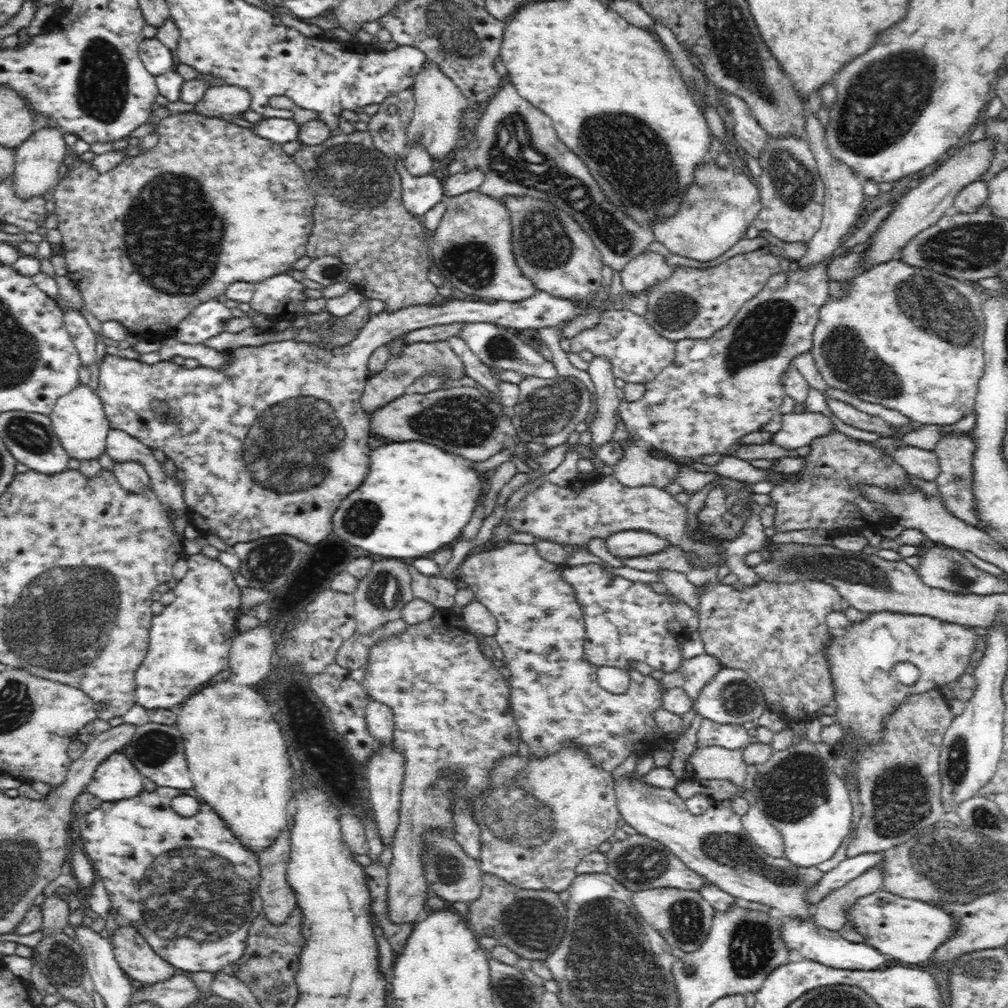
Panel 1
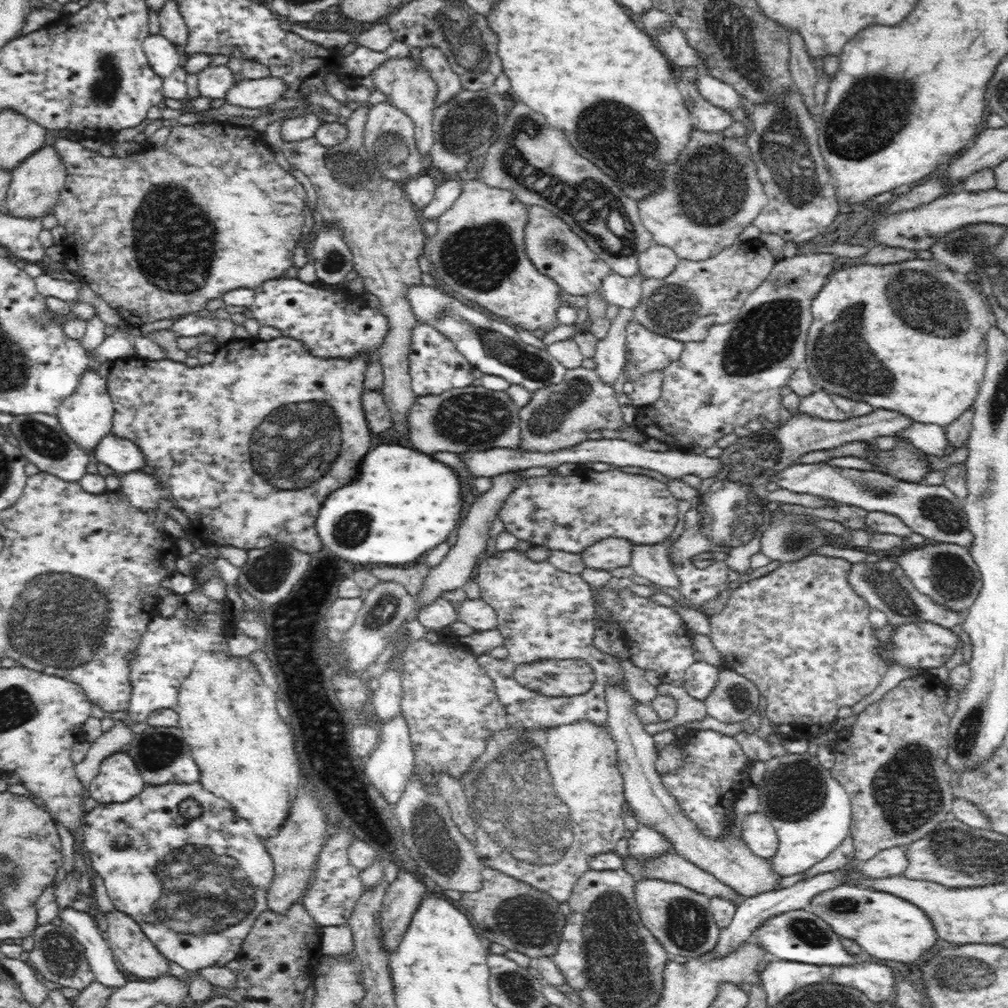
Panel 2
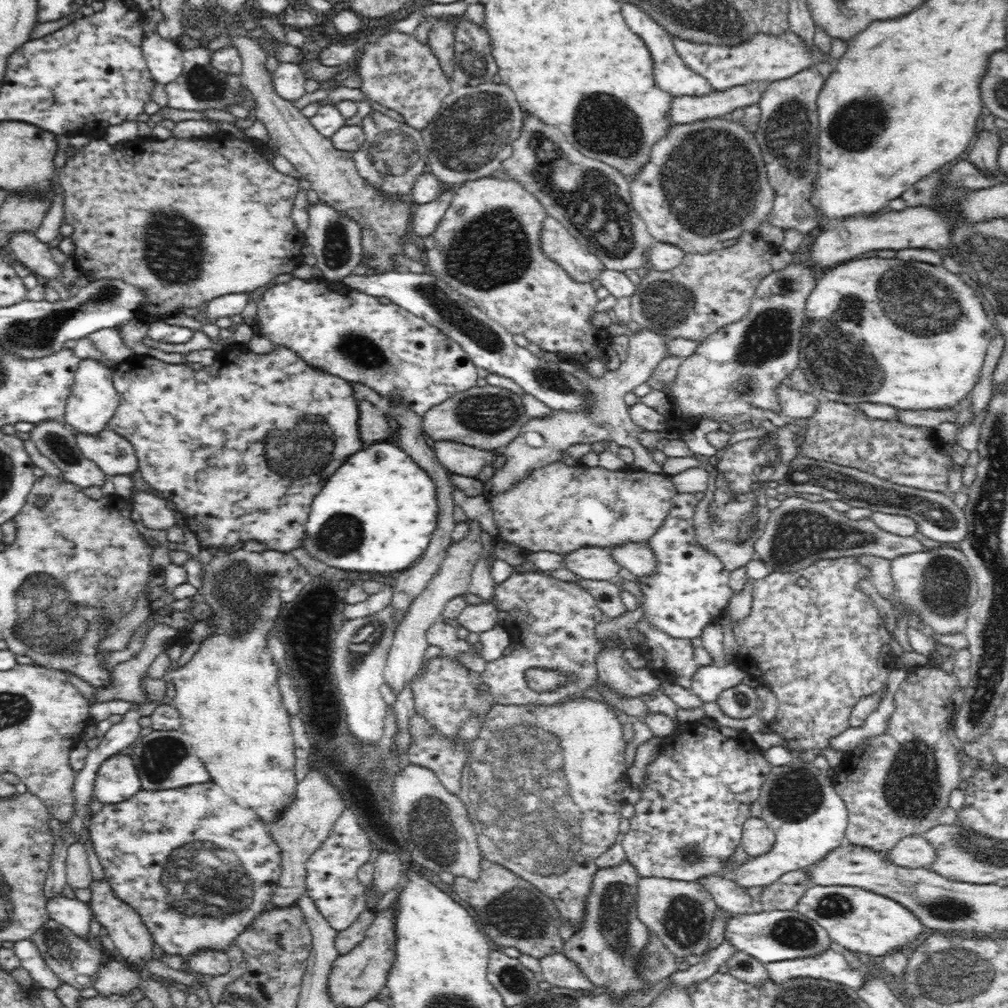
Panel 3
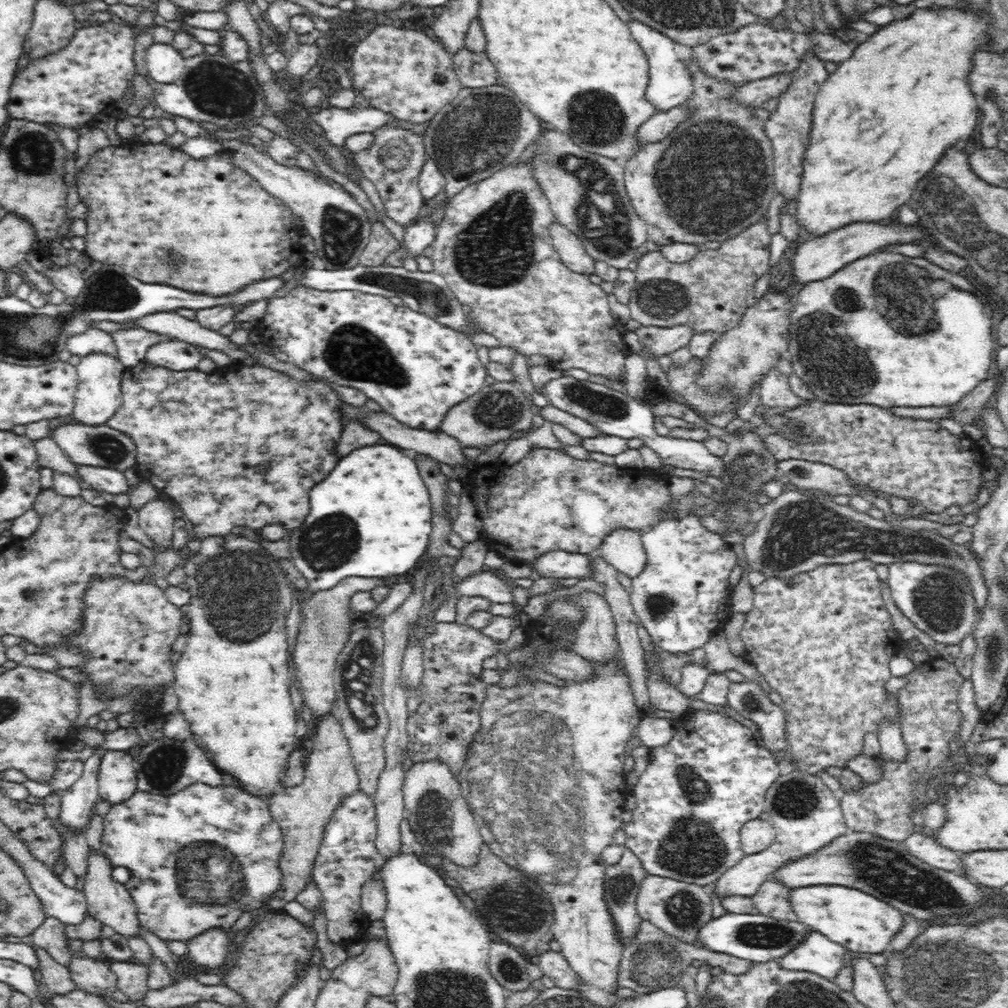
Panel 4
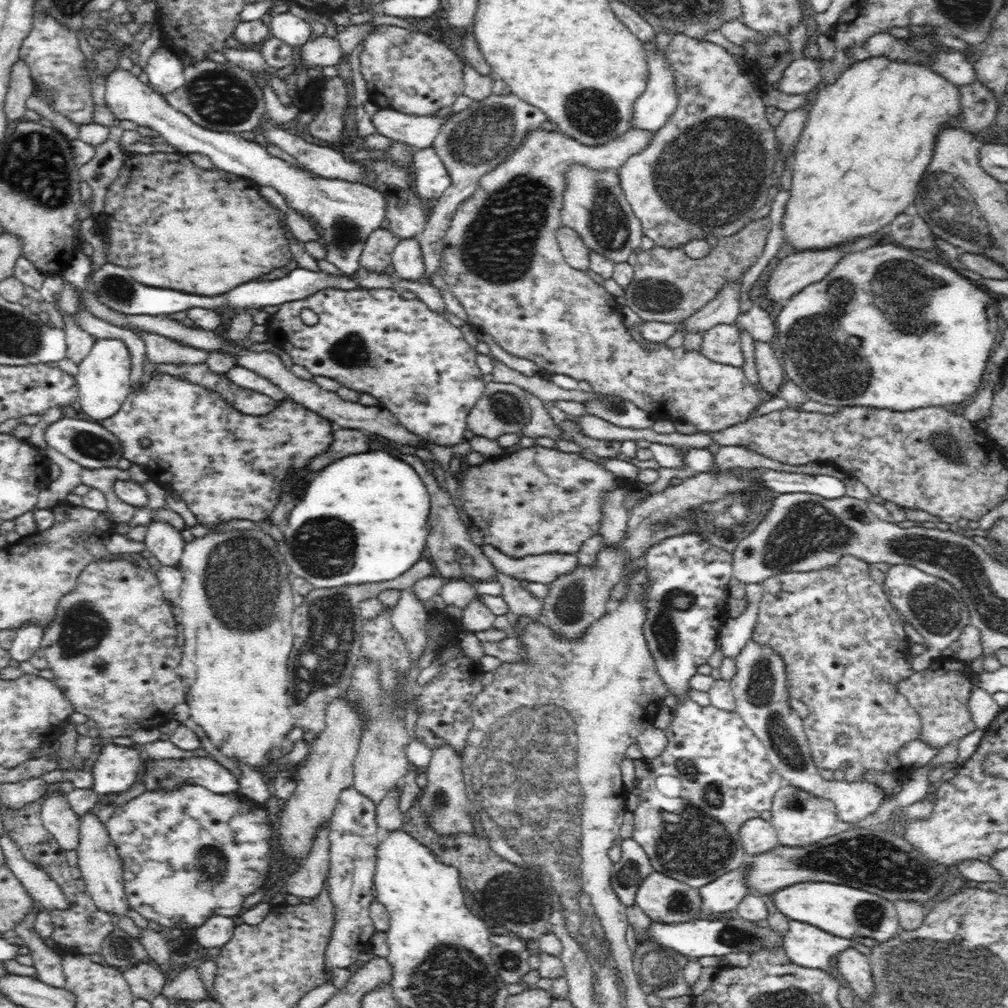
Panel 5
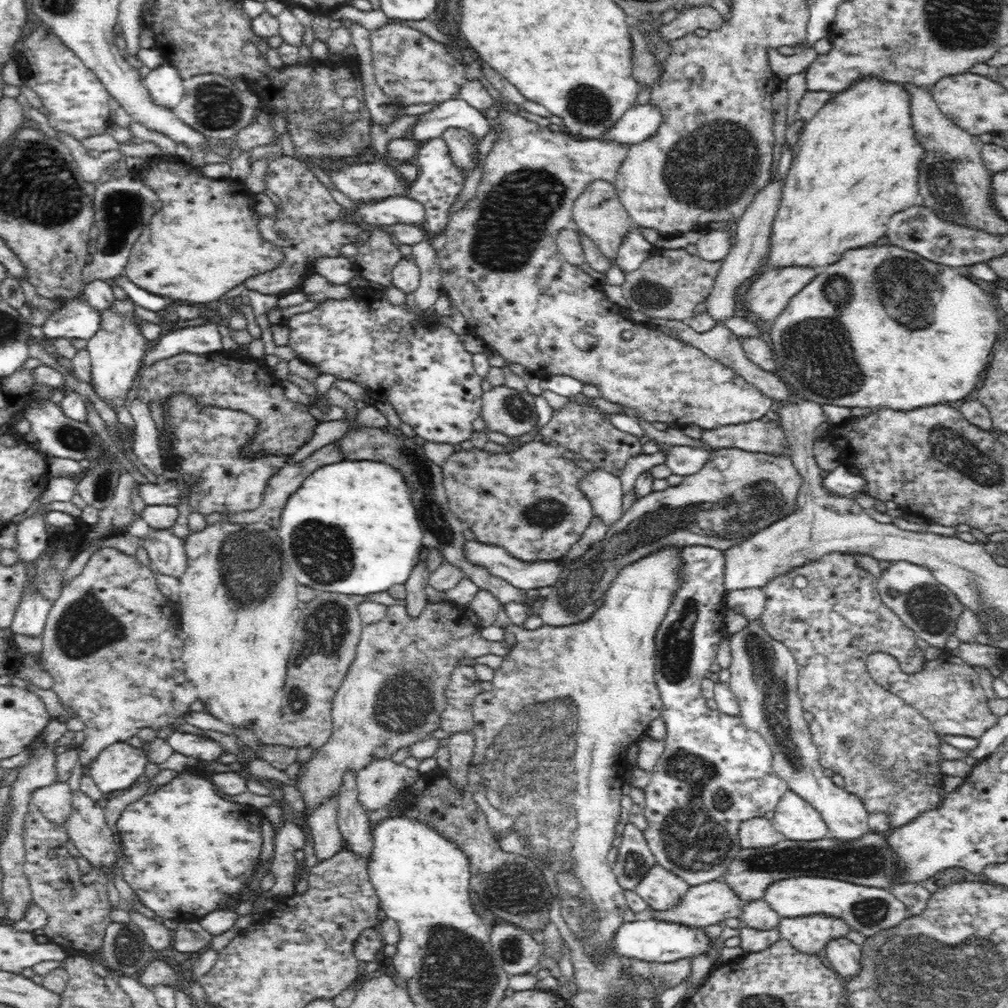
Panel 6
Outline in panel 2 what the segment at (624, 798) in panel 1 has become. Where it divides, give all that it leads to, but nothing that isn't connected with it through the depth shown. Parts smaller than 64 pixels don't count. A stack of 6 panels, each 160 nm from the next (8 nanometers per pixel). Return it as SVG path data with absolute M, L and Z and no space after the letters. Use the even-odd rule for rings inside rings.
M623 679L617 684L609 684L605 696L607 726L617 748L625 801L628 803L628 808L634 812L636 820L658 831L660 835L664 835L681 857L713 874L720 882L730 886L743 898L770 892L770 890L780 890L778 884L782 877L774 873L769 859L756 856L746 845L746 841L736 838L732 832L722 834L722 838L718 840L711 840L703 834L702 830L699 830L698 825L686 817L686 813L682 813L678 801L670 795L662 783L661 774L656 767L659 753L657 753L652 735L644 730L642 722L639 721L635 709L637 702L630 695L626 680Z

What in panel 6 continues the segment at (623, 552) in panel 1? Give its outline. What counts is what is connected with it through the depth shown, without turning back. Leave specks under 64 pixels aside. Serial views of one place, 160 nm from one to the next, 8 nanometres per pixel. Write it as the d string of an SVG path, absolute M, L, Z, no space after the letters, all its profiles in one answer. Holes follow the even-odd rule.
M478 540L466 541L464 548L469 562L486 568L492 576L524 591L555 586L566 568L552 560L524 562L501 546L487 545Z

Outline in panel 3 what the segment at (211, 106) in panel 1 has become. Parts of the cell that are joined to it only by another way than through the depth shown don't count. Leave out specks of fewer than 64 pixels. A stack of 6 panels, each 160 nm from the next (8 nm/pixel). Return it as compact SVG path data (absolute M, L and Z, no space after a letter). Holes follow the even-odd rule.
M280 63L272 75L274 91L286 101L296 101L307 93L305 90L307 75L299 63Z

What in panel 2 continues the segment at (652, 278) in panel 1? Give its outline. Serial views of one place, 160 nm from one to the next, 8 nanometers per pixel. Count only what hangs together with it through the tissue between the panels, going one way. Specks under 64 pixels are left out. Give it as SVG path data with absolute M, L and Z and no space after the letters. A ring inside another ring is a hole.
M653 244L650 248L639 250L636 253L638 272L644 278L666 278L674 272L680 258L667 246Z

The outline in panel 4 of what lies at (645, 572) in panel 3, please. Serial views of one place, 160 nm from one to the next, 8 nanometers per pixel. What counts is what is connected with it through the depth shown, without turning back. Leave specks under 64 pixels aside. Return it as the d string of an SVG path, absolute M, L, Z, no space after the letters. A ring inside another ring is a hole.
M618 528L604 538L597 553L606 563L631 579L639 576L647 564L647 553L641 541L642 533L629 528Z

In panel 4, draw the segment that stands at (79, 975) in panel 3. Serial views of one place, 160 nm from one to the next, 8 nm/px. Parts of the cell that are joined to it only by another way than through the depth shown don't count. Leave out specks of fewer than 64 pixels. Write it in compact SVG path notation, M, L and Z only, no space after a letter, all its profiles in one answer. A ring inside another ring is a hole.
M47 916L44 922L30 935L29 941L36 946L46 949L49 955L60 964L68 967L74 956L85 956L83 951L74 952L68 945L68 937L64 933L64 923L57 918Z

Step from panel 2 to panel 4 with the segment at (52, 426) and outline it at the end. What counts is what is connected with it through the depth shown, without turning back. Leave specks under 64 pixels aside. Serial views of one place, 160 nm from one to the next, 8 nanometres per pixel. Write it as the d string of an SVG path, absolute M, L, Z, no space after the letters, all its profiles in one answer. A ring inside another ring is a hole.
M75 464L77 475L97 491L110 494L129 494L129 485L124 473L114 469Z

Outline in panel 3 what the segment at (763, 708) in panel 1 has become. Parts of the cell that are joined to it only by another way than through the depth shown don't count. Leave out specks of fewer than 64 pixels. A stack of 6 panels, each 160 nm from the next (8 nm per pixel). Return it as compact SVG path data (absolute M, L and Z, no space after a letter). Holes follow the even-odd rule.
M741 683L724 690L717 703L722 712L730 718L750 718L759 710L757 700L755 690Z

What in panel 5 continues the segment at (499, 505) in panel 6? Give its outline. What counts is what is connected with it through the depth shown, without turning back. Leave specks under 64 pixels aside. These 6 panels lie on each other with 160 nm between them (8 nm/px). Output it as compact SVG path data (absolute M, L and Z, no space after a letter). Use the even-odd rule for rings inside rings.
M536 444L530 448L512 449L512 454L506 458L487 459L480 465L473 465L461 480L459 470L455 478L459 483L461 508L482 532L484 542L516 559L540 554L577 554L582 542L590 536L601 534L602 500L606 492L614 488L628 490L623 500L628 511L644 499L632 497L630 484L616 477L604 464L598 463L597 459L590 455L563 452Z

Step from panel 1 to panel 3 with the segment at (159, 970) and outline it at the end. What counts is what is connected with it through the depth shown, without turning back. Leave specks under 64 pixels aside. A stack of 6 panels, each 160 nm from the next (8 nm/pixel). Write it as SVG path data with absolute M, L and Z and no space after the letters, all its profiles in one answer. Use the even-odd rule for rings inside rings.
M105 879L103 881L93 881L89 888L91 890L89 905L93 912L92 914L101 926L107 928L108 936L114 943L115 950L117 950L115 957L136 969L143 968L142 964L144 962L157 958L153 949L155 942L152 940L150 931L143 923L137 910L134 910L133 906L118 898Z

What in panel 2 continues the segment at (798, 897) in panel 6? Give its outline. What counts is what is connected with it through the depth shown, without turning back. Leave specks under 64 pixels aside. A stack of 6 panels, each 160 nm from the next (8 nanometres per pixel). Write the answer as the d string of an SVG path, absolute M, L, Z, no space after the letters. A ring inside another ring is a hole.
M852 884L834 886L816 894L806 911L822 918L836 935L857 942L872 958L914 964L938 940L930 918L918 906L893 894Z

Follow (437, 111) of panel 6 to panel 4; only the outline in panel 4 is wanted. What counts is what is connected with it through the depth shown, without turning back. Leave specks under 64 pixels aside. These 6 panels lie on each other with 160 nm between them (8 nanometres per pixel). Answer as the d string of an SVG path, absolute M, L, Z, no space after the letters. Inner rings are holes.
M351 89L355 102L350 108L326 108L313 114L314 121L324 130L325 138L334 146L343 148L346 138L354 134L372 133L382 125L395 125L394 116L373 108L358 89Z

